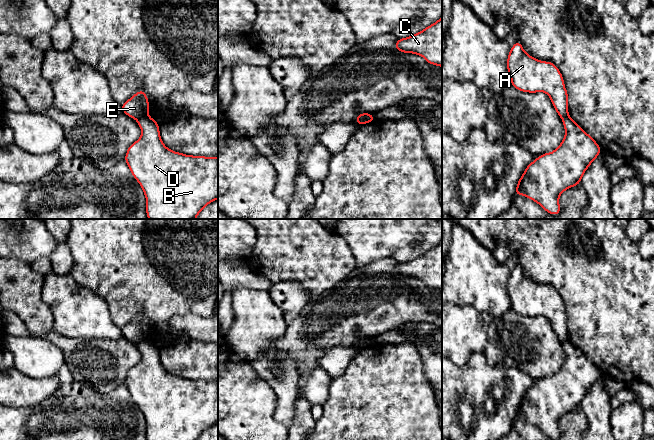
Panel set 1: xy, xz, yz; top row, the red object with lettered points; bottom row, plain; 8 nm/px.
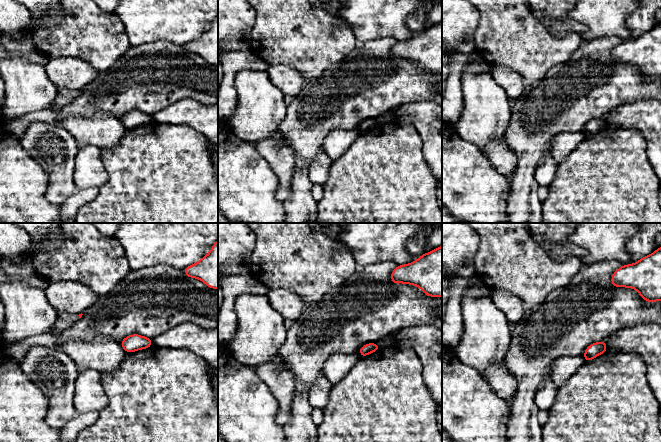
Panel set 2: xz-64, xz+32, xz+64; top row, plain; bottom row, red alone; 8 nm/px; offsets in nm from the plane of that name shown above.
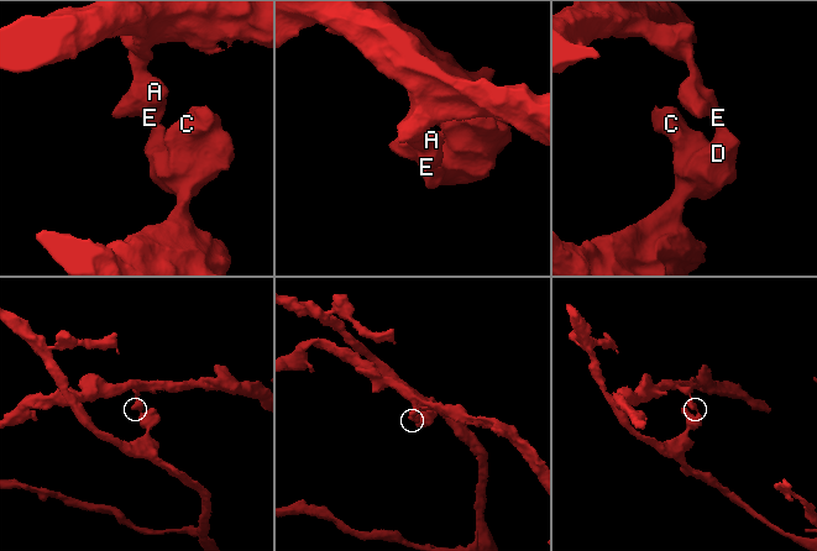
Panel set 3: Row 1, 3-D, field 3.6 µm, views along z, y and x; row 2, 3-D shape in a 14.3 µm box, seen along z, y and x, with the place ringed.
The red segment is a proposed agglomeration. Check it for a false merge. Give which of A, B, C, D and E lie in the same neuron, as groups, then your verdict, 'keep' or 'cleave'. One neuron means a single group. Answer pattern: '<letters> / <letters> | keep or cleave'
A E / B C D | cleave

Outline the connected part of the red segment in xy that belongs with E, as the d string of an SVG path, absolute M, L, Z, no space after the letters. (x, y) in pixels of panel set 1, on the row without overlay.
M143 314L138 315L121 330L124 338L136 344L148 340L149 337L149 325L147 318Z

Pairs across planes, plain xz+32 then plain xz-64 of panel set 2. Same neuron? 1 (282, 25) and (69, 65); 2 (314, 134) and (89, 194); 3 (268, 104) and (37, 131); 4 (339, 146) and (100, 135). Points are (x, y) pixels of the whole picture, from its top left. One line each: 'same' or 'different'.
1: different
2: different
3: different
4: same

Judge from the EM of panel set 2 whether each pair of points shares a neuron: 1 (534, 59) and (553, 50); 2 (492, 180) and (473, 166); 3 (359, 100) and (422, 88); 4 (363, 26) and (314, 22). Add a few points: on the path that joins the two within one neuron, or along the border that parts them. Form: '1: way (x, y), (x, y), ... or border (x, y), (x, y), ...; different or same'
1: way (539, 54), (543, 50), (548, 50); same
2: way (487, 180), (478, 171); same
3: way (375, 92), (385, 88), (406, 88); same
4: border (349, 27), (358, 44); different

